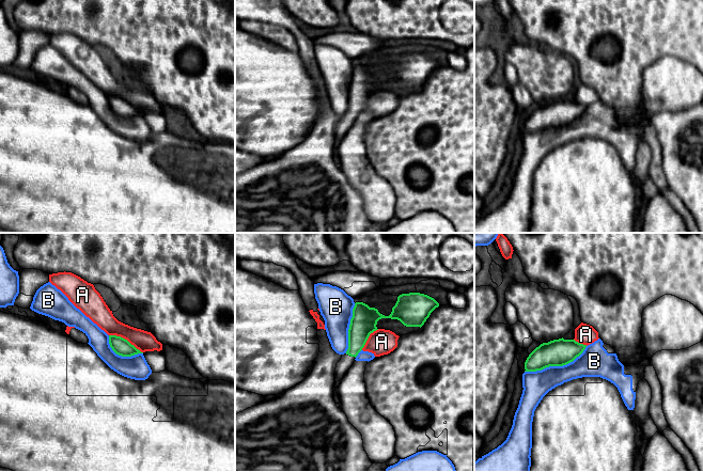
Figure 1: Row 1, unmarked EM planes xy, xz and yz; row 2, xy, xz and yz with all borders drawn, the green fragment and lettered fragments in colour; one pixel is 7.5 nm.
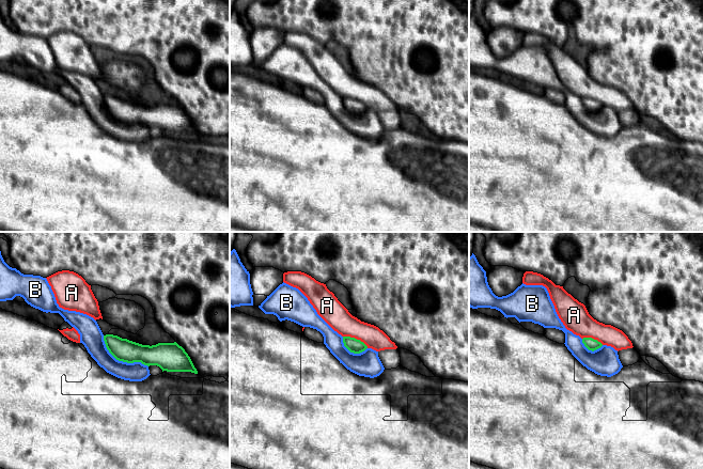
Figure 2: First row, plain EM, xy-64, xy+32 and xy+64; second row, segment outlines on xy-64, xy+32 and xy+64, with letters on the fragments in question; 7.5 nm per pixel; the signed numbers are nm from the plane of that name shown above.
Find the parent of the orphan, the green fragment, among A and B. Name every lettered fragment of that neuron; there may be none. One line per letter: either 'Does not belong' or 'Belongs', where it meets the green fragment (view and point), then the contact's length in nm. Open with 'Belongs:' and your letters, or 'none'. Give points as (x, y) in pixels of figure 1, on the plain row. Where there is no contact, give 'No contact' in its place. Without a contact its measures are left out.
Belongs: none
A: Does not belong. Touches green at xy (126, 100). Shared border 300 nm
B: Does not belong. Touches green at yz (556, 126). Shared border 500 nm

